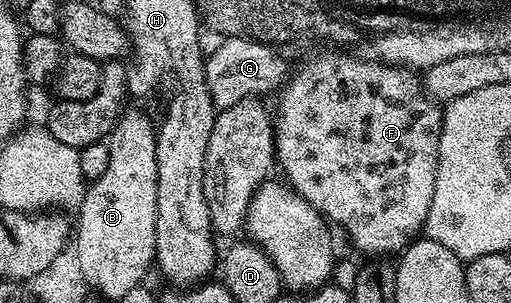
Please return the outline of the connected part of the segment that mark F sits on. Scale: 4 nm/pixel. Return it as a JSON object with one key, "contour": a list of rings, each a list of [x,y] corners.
{"contour":[[[326,52],[311,64],[295,67],[278,98],[278,116],[276,112],[273,121],[274,150],[290,187],[331,225],[344,228],[351,242],[367,252],[367,257],[386,258],[389,252],[401,253],[425,229],[438,169],[443,109],[426,95],[421,79],[411,69],[396,64]]]}

